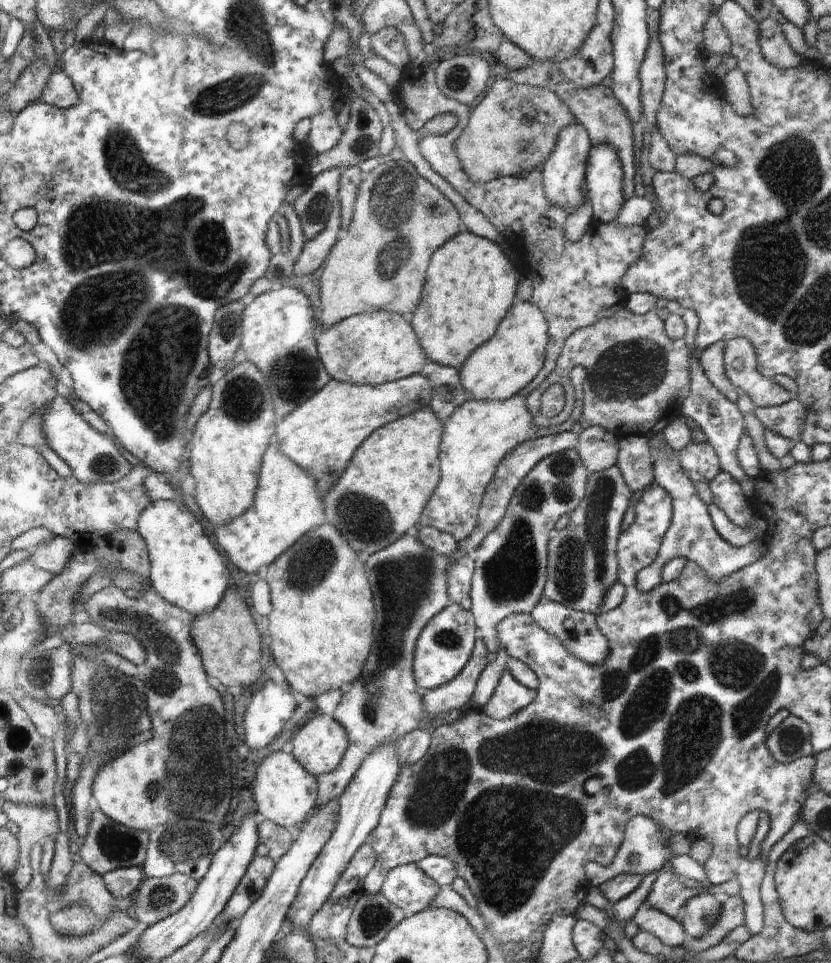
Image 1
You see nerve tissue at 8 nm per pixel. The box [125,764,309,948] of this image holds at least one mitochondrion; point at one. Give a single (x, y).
(189, 840)

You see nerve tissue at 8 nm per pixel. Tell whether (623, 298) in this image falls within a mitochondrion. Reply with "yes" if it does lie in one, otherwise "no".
no

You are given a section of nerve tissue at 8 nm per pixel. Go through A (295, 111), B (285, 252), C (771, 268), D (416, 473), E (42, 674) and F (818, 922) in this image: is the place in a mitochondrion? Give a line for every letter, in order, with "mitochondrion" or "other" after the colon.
A: other
B: other
C: mitochondrion
D: other
E: mitochondrion
F: other

